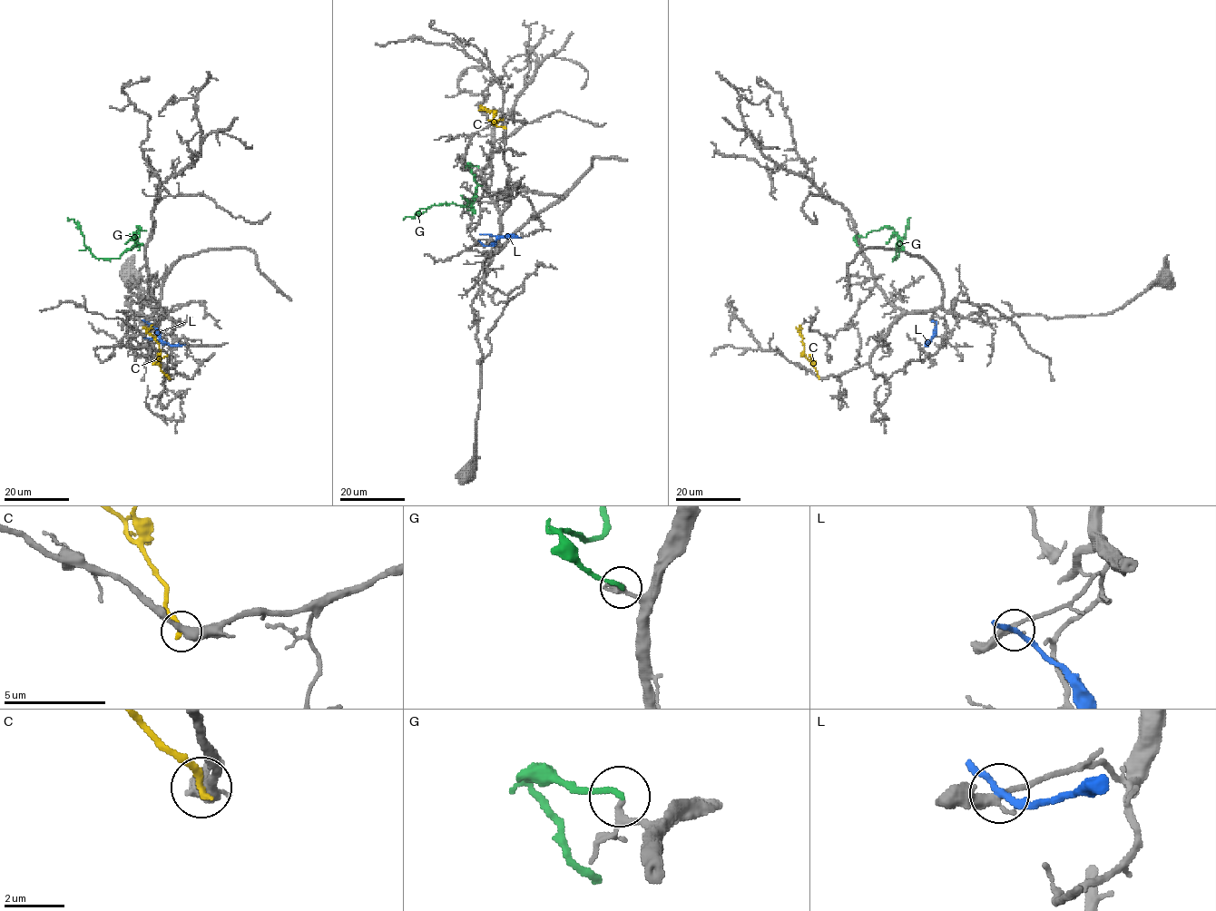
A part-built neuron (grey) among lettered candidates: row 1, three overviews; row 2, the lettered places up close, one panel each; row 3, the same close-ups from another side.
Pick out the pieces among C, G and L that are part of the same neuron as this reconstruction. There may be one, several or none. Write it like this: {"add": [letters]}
{"add": ["G"]}

